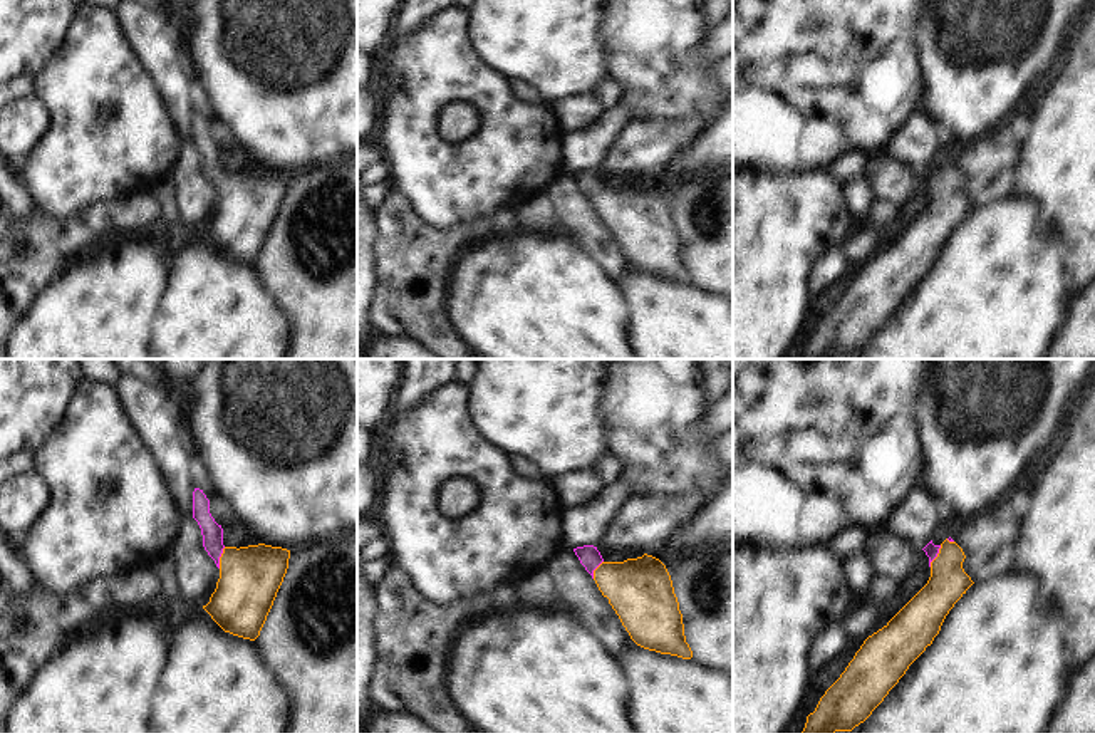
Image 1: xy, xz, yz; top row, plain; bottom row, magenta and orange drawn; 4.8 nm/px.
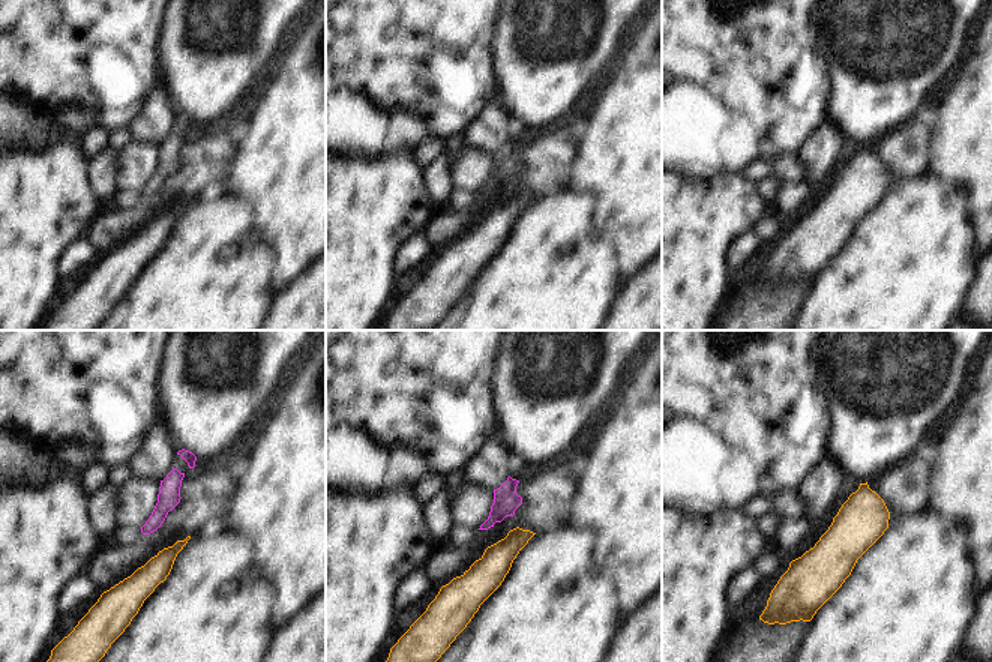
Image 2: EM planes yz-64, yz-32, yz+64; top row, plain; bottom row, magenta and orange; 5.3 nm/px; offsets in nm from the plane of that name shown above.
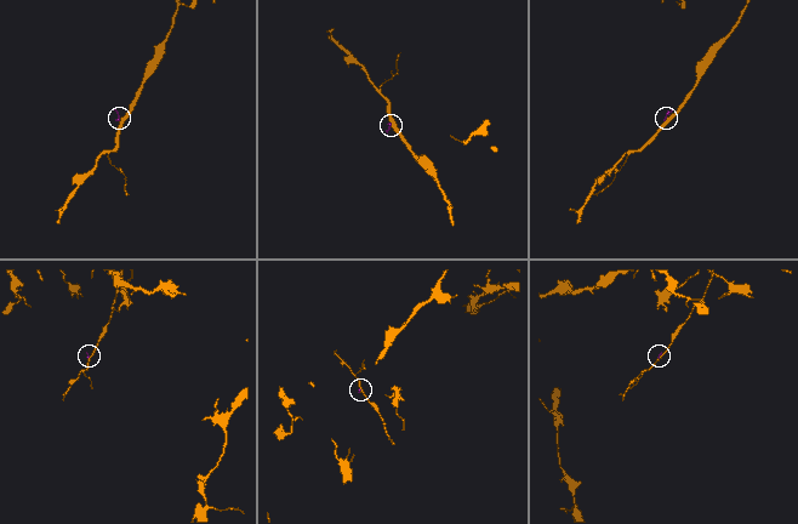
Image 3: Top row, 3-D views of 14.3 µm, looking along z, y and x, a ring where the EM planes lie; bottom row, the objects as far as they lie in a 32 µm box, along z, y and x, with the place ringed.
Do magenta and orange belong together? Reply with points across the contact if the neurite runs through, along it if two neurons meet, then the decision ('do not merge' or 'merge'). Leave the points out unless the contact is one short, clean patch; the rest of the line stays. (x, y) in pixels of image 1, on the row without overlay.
runs through xy (212, 156), (213, 170), (220, 180), (250, 202); merge

